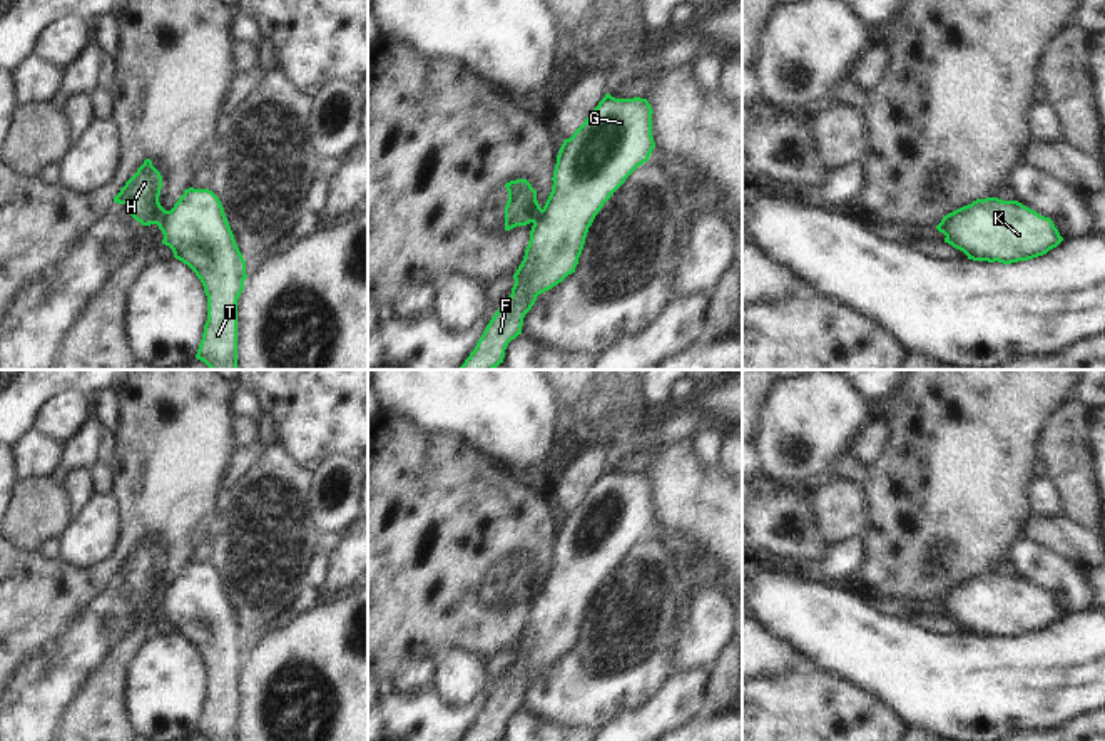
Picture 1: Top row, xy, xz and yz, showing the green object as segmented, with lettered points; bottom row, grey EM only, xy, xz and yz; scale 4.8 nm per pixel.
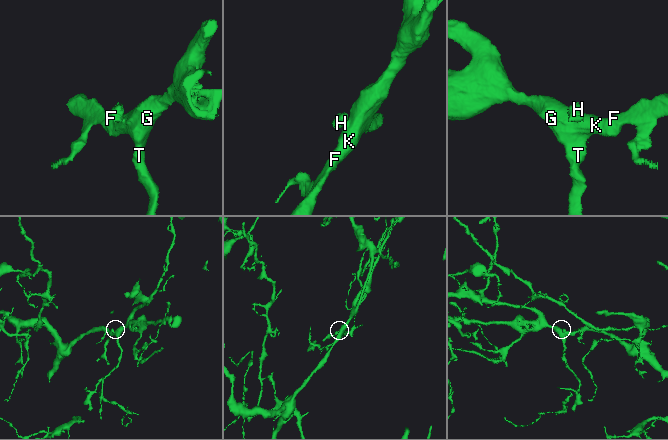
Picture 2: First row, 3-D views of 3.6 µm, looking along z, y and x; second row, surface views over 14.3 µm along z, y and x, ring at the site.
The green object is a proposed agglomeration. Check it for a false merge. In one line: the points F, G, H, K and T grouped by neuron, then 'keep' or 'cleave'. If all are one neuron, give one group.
groups F G K T / H; cleave

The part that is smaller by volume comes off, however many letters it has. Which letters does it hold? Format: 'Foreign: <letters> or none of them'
Foreign: H

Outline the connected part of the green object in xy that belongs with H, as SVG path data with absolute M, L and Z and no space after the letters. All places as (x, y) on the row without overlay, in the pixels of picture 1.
M145 534L137 547L125 557L114 577L125 579L130 590L142 600L162 599L169 589L160 577L162 550Z

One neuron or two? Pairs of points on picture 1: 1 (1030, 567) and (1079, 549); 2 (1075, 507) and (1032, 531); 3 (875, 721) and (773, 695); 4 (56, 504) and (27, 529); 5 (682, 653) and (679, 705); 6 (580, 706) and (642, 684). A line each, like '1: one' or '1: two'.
1: two
2: two
3: one
4: one
5: two
6: one

